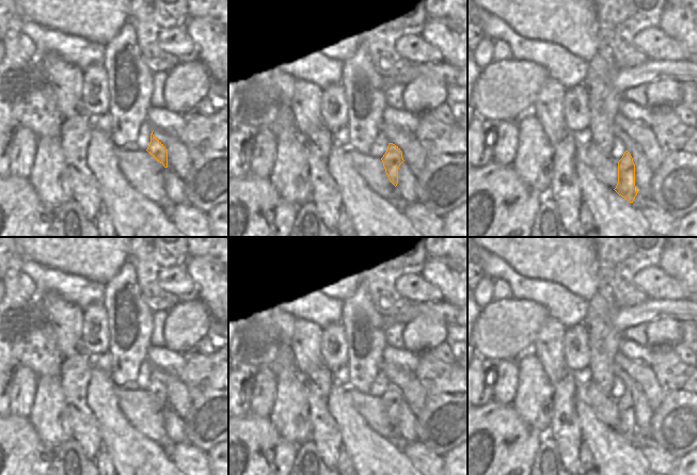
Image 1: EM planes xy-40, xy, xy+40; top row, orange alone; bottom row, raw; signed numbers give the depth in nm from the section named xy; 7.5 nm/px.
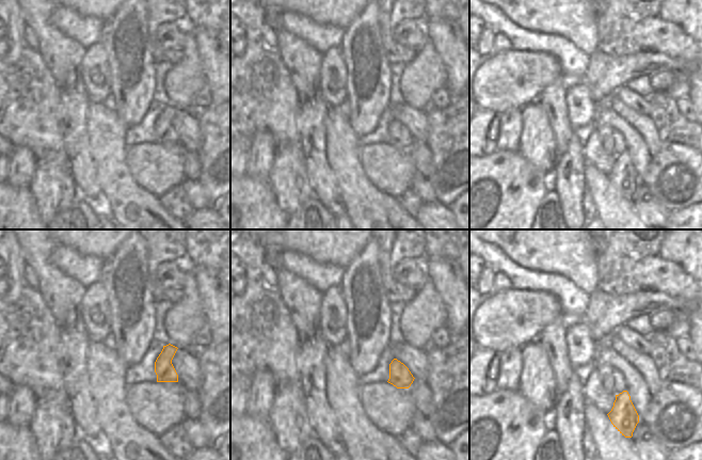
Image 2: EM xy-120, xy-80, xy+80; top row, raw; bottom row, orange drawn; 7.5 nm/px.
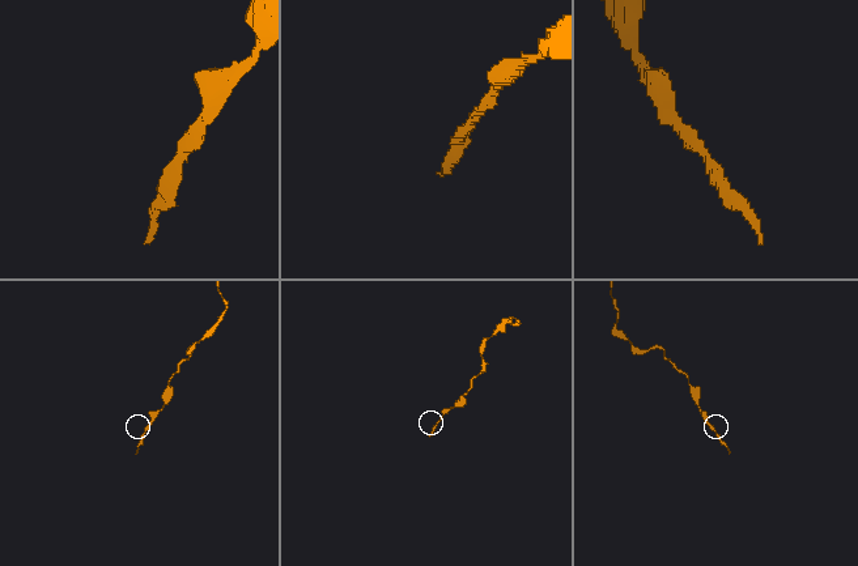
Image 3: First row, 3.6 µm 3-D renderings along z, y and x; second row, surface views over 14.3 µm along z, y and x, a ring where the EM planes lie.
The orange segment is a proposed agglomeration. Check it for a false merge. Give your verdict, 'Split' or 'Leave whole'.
Leave whole

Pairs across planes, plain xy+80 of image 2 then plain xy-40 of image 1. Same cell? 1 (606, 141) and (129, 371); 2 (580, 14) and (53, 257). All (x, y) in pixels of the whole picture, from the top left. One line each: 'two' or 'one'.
1: one
2: one

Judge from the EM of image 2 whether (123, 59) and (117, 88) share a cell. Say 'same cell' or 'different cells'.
same cell

